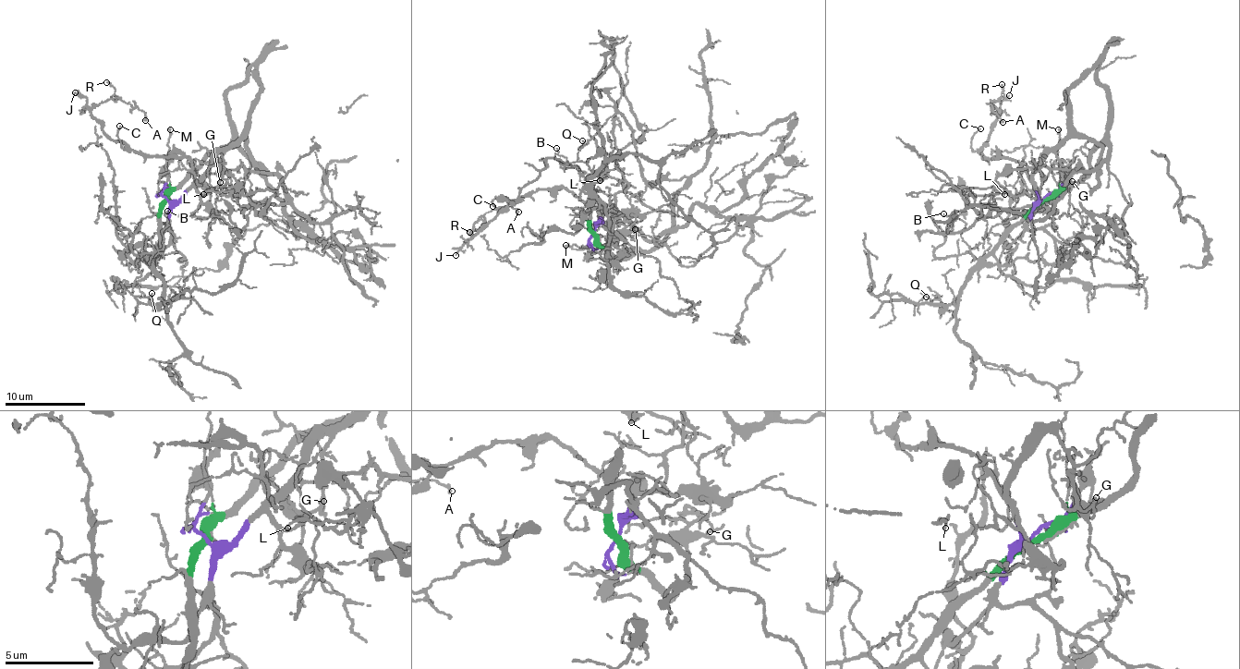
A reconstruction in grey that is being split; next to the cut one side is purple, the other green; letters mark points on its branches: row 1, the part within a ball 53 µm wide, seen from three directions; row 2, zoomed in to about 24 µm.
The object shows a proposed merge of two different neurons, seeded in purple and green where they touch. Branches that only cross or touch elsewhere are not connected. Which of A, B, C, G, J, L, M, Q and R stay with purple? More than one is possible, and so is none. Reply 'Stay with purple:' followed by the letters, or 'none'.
Stay with purple: A, C, G, J, L, R

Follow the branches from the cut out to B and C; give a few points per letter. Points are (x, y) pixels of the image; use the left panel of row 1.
B: (166, 200), (159, 226), (159, 245), (151, 256), (162, 250), (161, 232), (169, 220), (164, 213), (167, 212)
C: (166, 200), (174, 201), (192, 185), (189, 158), (148, 158), (125, 150), (118, 133), (120, 126)

